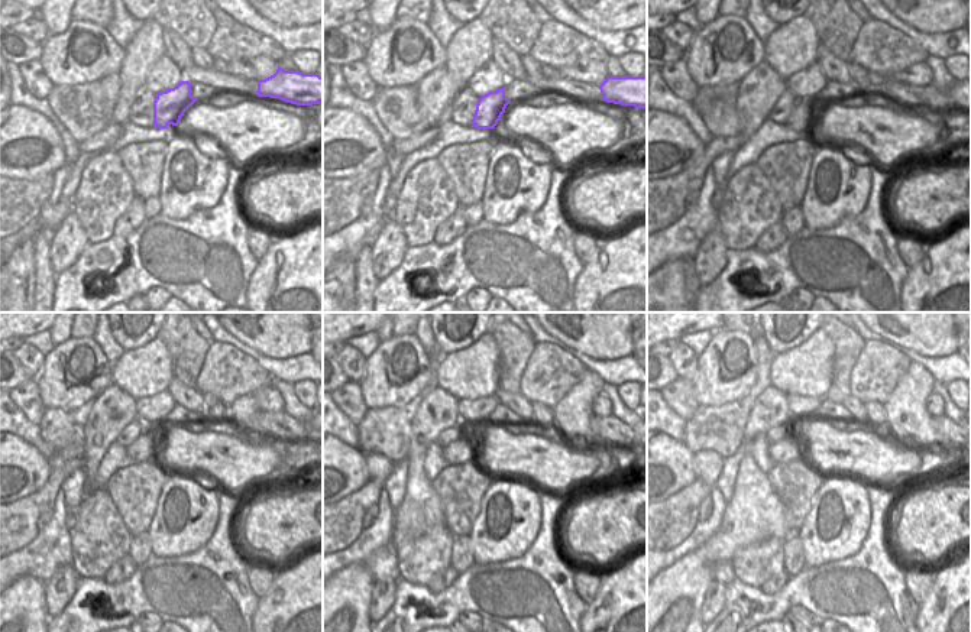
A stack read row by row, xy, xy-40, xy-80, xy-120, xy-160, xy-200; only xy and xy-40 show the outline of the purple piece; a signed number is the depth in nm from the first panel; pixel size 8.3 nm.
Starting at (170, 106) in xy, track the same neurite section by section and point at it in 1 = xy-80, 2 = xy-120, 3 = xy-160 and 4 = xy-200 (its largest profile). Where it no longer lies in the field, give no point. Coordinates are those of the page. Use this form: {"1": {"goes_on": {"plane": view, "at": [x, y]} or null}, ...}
{"1": {"goes_on": {"plane": "xy-80", "at": [806, 113]}}, "2": {"goes_on": {"plane": "xy-120", "at": [149, 443]}}, "3": {"goes_on": {"plane": "xy-160", "at": [463, 450]}}, "4": {"goes_on": {"plane": "xy-200", "at": [787, 450]}}}

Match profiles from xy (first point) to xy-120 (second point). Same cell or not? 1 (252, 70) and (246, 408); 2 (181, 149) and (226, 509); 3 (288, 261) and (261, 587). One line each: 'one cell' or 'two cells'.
1: two cells
2: two cells
3: two cells

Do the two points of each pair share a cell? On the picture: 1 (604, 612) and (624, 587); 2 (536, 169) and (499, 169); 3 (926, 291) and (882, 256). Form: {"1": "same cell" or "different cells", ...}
{"1": "same cell", "2": "same cell", "3": "different cells"}

